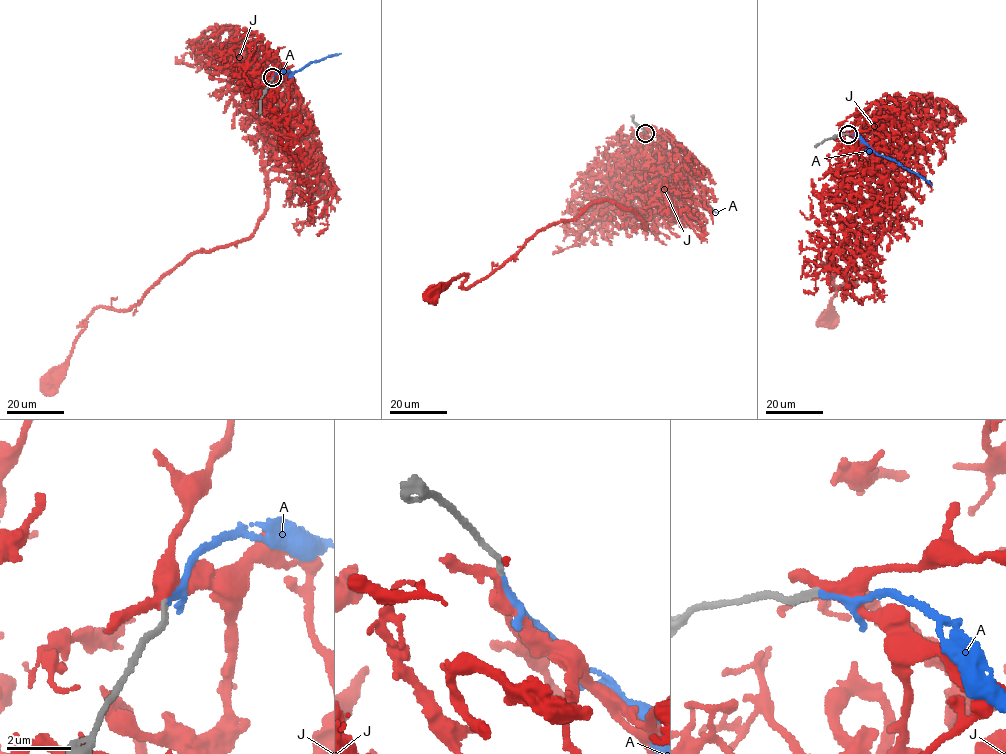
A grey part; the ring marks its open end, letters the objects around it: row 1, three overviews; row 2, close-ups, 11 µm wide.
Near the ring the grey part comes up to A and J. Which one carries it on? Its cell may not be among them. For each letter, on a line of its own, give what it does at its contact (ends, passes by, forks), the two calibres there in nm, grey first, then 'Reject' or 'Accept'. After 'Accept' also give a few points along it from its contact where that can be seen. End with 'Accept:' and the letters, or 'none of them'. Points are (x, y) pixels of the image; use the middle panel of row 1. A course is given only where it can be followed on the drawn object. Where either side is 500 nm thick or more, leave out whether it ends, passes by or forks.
A: It ends there. Thickness 180 nm (grey) against 190 nm. Accept. Its course: (645, 133), (716, 212)
J: It passes by. Thickness 180 nm (grey) against 340 nm. Reject
Accept: A

